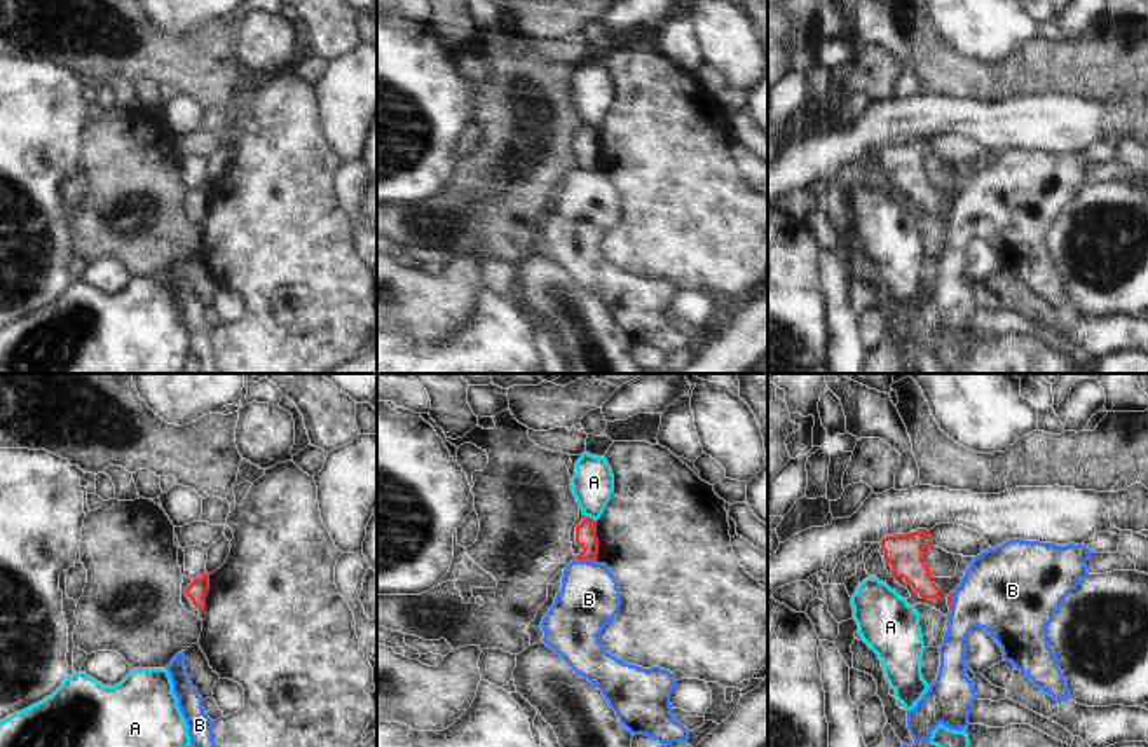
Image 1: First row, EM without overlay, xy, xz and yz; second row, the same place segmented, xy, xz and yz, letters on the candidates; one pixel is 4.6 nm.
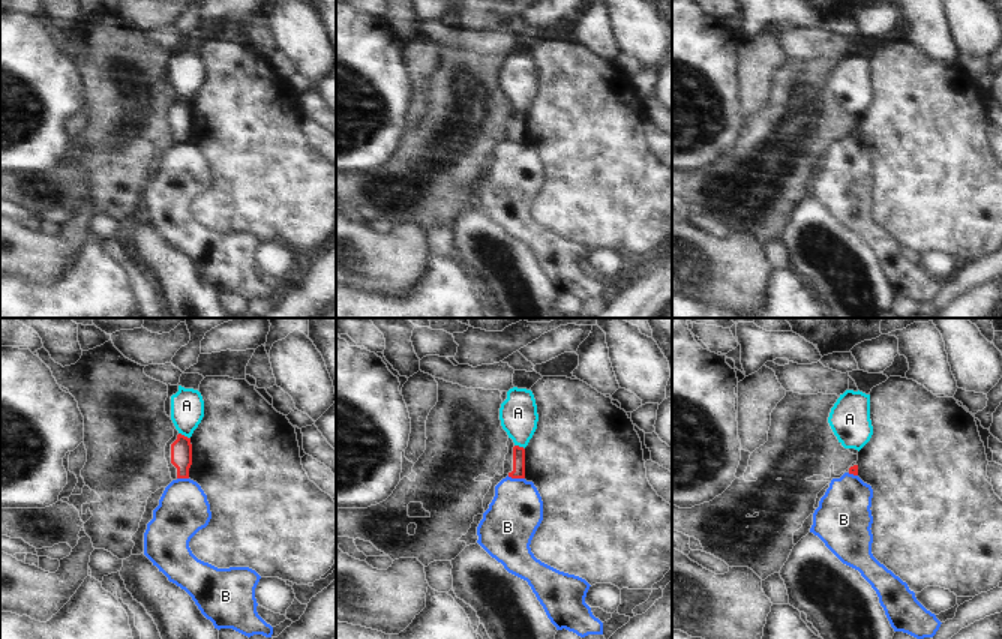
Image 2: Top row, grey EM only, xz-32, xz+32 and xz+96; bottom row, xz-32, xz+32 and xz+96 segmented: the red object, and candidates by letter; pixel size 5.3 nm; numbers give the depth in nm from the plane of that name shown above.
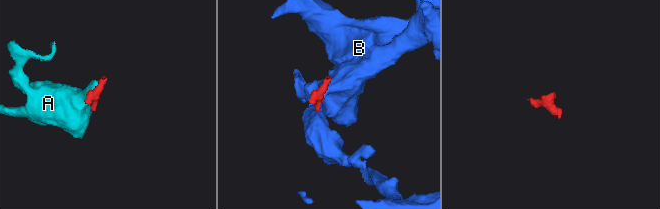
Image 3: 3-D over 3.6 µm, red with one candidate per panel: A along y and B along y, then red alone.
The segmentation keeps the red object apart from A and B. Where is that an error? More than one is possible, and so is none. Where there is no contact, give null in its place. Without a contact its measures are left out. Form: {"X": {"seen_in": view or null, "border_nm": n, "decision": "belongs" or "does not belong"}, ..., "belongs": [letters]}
{"A": {"seen_in": "xz", "border_nm": 70, "decision": "does not belong"}, "B": {"seen_in": "xz", "border_nm": 90, "decision": "does not belong"}, "belongs": []}

